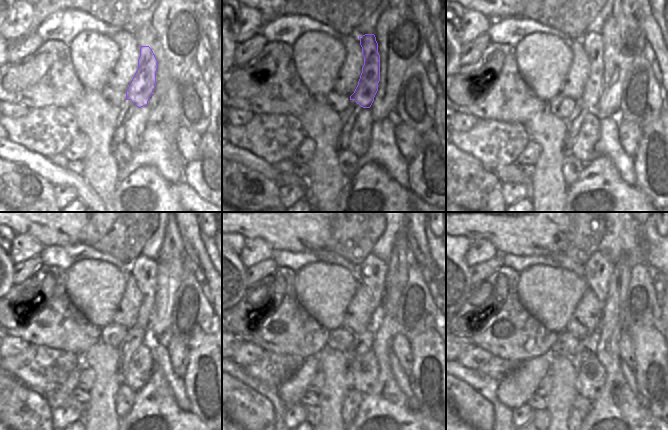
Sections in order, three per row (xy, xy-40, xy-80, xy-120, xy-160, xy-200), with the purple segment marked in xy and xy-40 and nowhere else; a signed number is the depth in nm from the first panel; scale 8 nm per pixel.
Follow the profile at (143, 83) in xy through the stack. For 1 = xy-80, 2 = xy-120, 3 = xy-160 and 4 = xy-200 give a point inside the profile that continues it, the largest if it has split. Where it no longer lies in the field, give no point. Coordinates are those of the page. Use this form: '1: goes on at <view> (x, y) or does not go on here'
1: goes on at xy-80 (593, 44)
2: goes on at xy-120 (144, 269)
3: goes on at xy-160 (372, 272)
4: goes on at xy-200 (598, 269)

